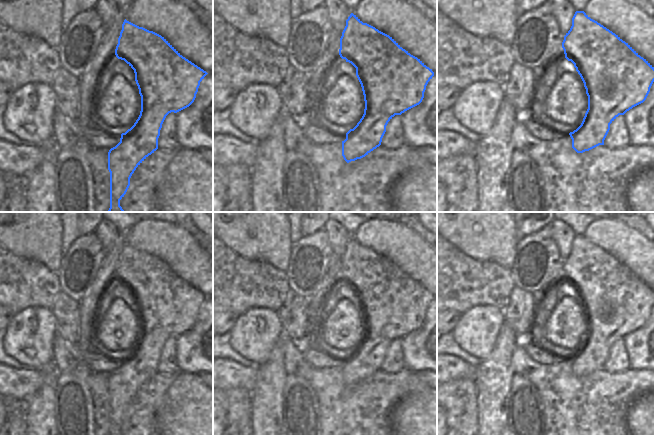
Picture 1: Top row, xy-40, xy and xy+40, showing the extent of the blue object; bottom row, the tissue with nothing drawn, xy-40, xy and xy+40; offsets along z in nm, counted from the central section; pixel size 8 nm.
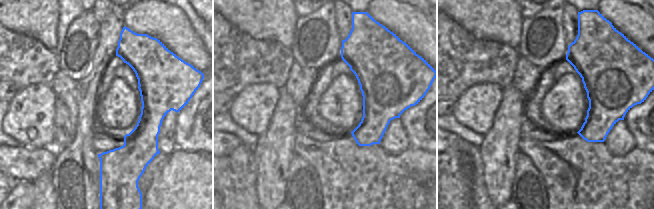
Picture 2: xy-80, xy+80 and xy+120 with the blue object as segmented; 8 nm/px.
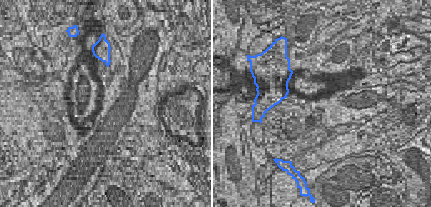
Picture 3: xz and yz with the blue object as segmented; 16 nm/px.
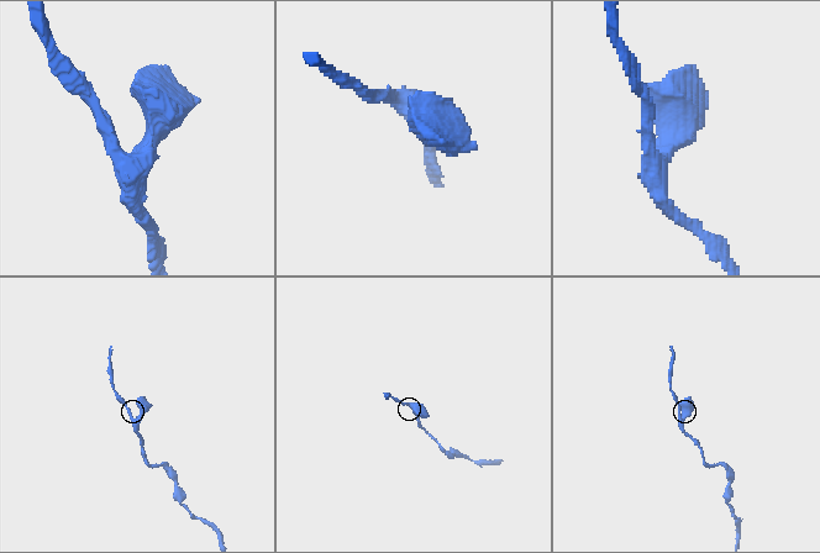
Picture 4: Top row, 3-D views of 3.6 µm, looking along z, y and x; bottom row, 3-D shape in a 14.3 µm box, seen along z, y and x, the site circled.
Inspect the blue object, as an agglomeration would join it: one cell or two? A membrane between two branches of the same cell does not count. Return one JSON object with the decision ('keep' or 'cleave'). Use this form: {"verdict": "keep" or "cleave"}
{"verdict": "keep"}

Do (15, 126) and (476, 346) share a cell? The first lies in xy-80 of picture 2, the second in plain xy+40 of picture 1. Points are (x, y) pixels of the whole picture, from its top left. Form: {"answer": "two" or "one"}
{"answer": "one"}

